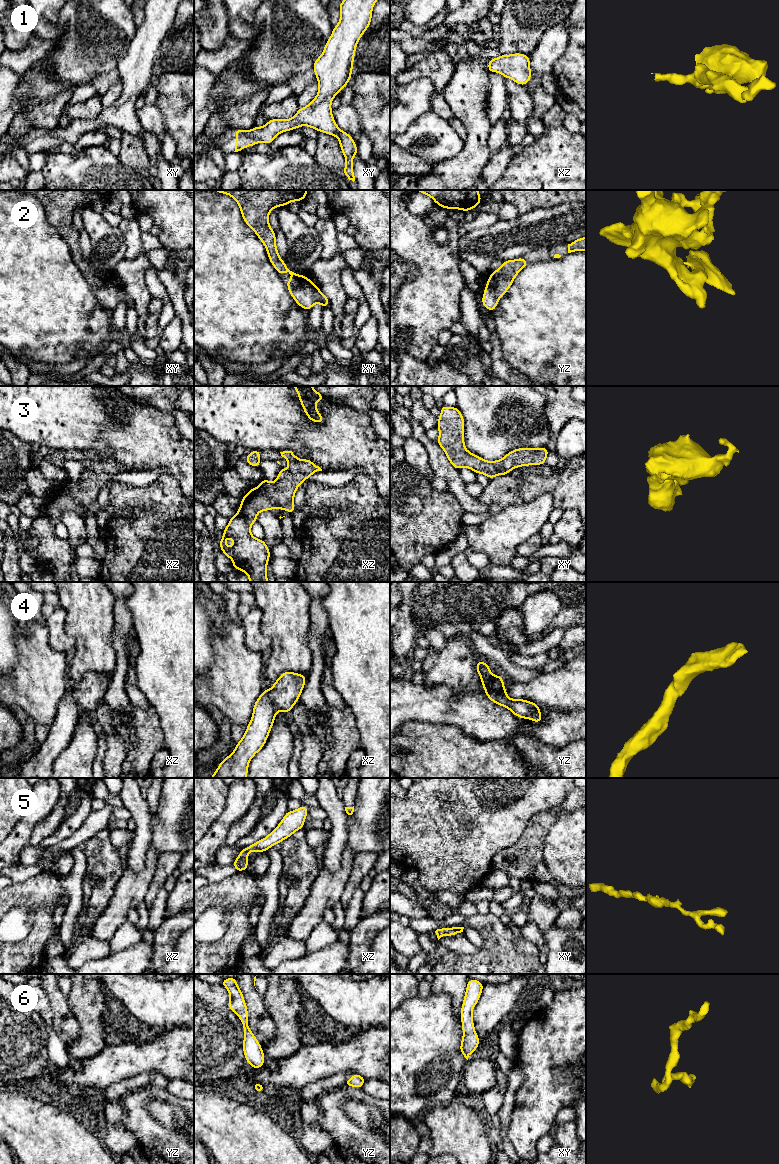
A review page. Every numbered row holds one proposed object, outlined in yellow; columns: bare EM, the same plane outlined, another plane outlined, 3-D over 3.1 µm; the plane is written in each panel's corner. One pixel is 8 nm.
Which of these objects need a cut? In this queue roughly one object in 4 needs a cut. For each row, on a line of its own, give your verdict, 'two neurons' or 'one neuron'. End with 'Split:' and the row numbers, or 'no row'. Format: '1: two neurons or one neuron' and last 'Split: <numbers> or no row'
1: one neuron
2: one neuron
3: one neuron
4: one neuron
5: one neuron
6: one neuron
Split: no row

